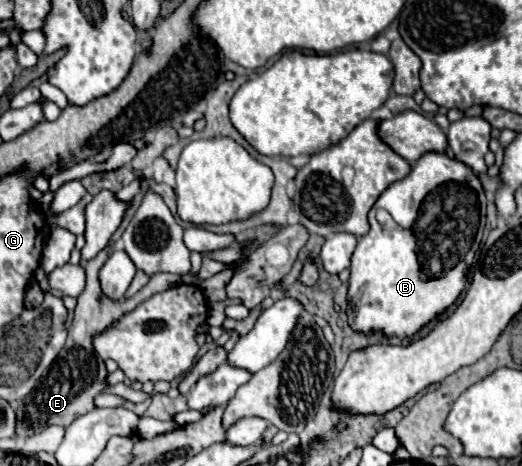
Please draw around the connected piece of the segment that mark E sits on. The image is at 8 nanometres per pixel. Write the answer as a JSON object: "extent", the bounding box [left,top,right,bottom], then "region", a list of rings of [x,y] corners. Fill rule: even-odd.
{"extent":[16,245,182,437],"region":[[[106,245],[92,261],[86,263],[86,289],[80,293],[78,297],[78,305],[74,309],[74,321],[68,329],[68,339],[64,349],[60,351],[60,355],[56,357],[56,361],[50,367],[50,373],[40,379],[40,383],[32,389],[32,393],[28,393],[26,399],[20,401],[16,415],[20,425],[16,425],[16,433],[18,437],[26,437],[36,433],[38,427],[46,427],[46,425],[60,425],[60,427],[68,427],[74,419],[78,419],[80,415],[92,411],[94,405],[94,397],[104,391],[106,387],[106,365],[100,357],[96,357],[96,351],[92,349],[92,337],[100,331],[104,331],[112,321],[116,321],[116,317],[122,317],[124,313],[132,311],[136,305],[140,305],[140,301],[146,301],[148,297],[162,293],[164,289],[170,289],[172,285],[180,285],[182,279],[180,275],[172,275],[172,273],[156,273],[148,285],[144,285],[136,295],[128,297],[128,299],[118,299],[112,301],[108,299],[102,289],[100,289],[100,281],[98,281],[98,271],[102,269],[102,265],[106,263],[106,259],[110,257],[112,247]]]}

